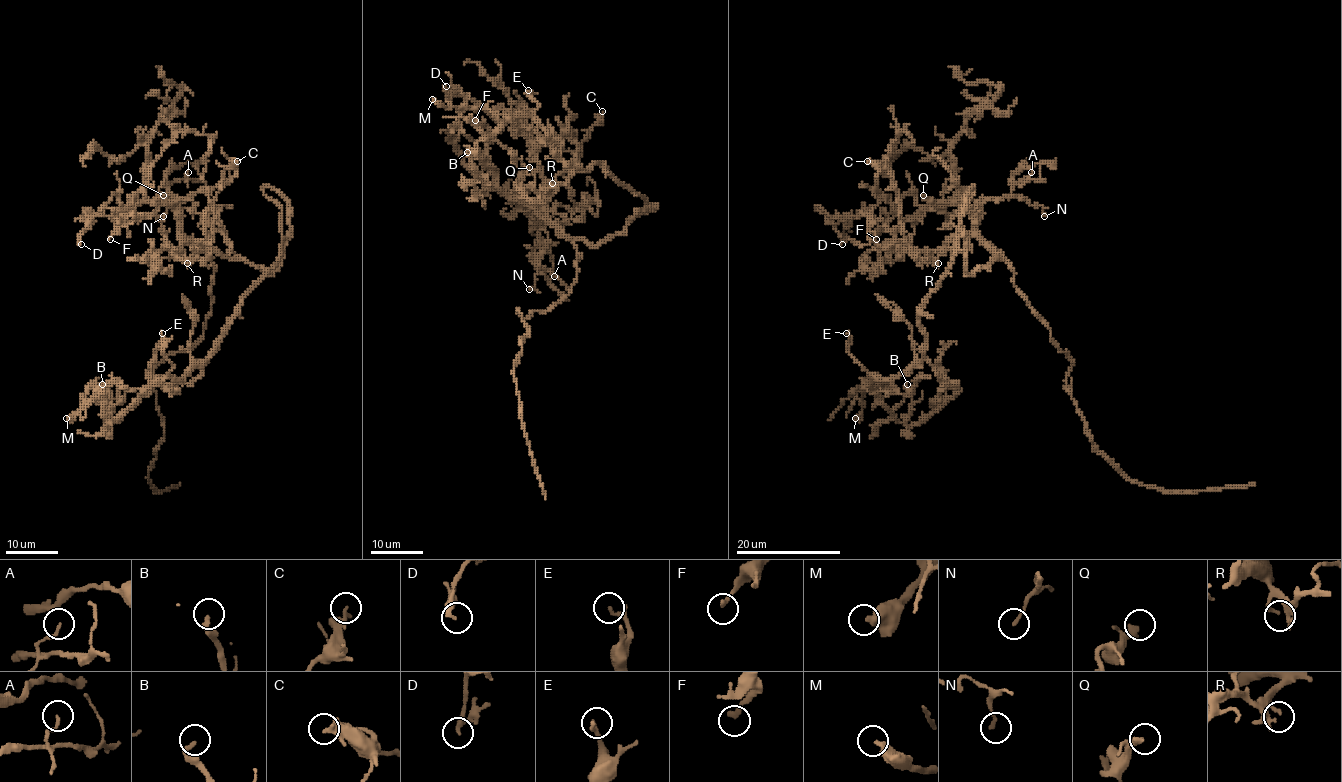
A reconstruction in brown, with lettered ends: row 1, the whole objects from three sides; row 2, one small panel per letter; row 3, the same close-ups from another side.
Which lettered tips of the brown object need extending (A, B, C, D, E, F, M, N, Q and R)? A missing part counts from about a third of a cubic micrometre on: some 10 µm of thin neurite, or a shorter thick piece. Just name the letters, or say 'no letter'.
no letter

